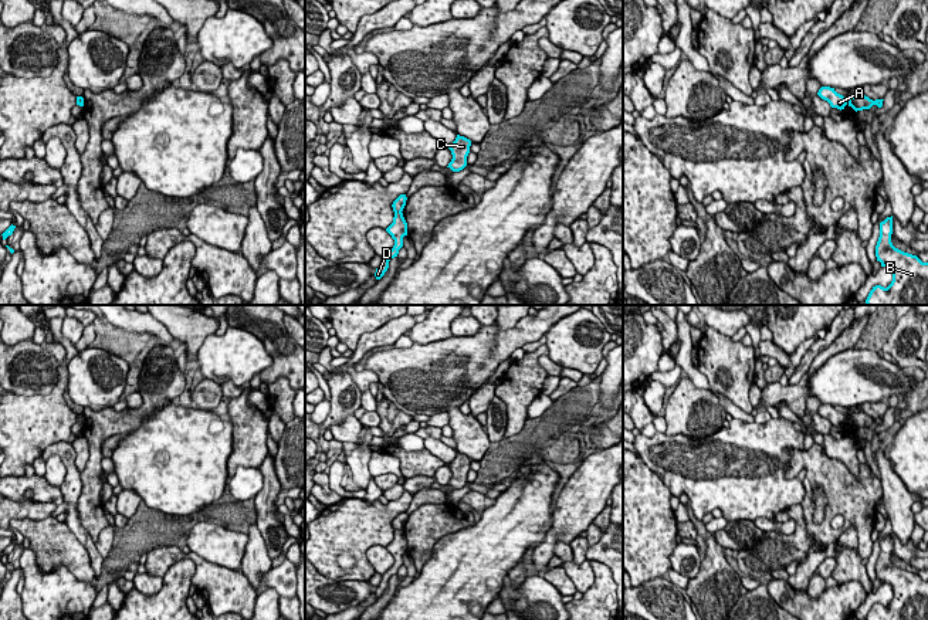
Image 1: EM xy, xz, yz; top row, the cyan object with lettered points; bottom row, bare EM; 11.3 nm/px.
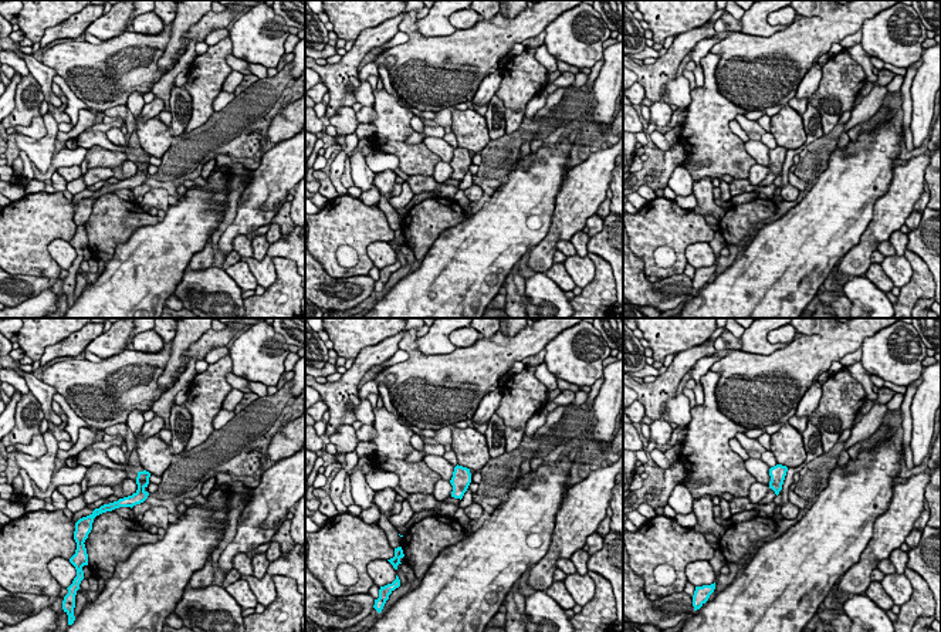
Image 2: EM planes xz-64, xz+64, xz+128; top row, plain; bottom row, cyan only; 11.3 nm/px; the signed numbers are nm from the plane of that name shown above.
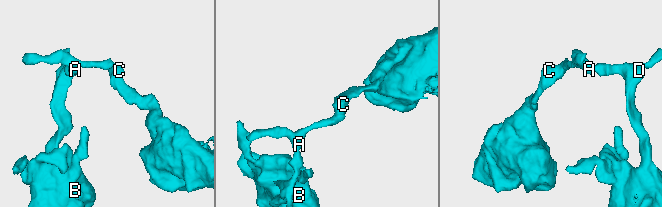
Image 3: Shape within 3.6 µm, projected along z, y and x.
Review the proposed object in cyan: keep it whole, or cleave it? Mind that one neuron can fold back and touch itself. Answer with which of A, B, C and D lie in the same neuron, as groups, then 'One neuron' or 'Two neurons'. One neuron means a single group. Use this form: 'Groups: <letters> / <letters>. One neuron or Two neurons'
Groups: A C / B D. Two neurons

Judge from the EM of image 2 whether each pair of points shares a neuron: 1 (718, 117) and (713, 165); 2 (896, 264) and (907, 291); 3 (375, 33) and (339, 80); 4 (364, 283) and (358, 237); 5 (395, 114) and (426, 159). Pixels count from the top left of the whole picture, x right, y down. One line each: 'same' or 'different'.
1: same
2: different
3: same
4: different
5: same

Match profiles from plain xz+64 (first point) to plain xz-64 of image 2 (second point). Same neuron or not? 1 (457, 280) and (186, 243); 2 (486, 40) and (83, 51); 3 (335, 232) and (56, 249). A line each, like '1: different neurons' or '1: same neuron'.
1: same neuron
2: same neuron
3: different neurons

